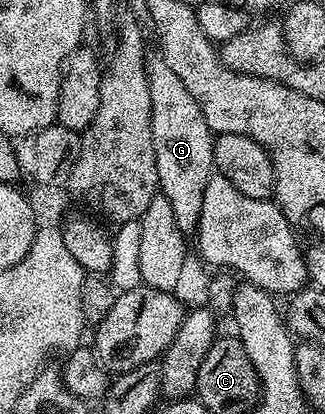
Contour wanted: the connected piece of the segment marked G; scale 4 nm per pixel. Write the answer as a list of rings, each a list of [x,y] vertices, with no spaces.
[[[154,55],[146,62],[146,78],[148,91],[152,95],[152,147],[156,151],[156,175],[158,188],[168,199],[176,217],[177,226],[185,235],[197,234],[200,223],[200,211],[204,211],[204,187],[208,187],[208,179],[215,176],[214,138],[216,134],[208,127],[204,119],[204,111],[200,111],[200,103],[192,99],[192,91],[184,87],[181,81],[168,67],[168,63],[160,55]]]

